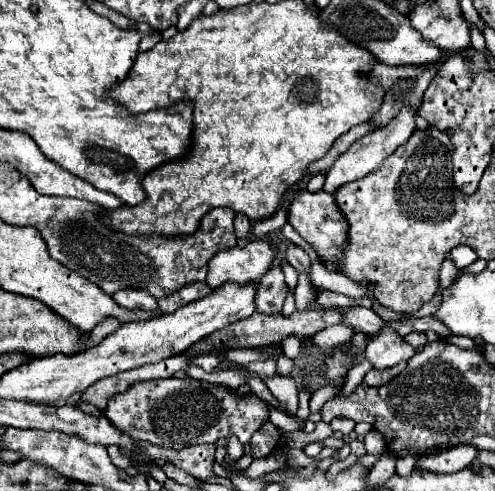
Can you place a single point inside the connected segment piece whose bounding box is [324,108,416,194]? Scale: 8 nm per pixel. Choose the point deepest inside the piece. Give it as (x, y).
(364, 156)

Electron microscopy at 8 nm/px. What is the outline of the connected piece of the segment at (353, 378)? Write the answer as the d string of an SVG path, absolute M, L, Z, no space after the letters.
M361 360L353 366L347 375L345 385L339 390L340 395L350 395L362 383L365 374L373 368L373 365L367 360Z

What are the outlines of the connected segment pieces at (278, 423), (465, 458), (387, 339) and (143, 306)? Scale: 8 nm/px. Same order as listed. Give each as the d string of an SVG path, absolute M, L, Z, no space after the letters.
M268 406L270 410L270 420L274 422L274 426L280 430L280 432L294 432L294 430L301 429L304 425L304 422L301 423L296 416L290 416L274 406Z
M456 446L436 454L422 455L416 463L416 470L430 470L439 474L451 474L463 470L476 456L474 446Z
M382 328L370 338L366 346L366 358L378 370L392 368L400 362L408 362L414 354L416 350L410 344L406 344L392 328Z
M120 290L112 298L116 304L120 304L128 310L148 310L148 312L158 310L156 298L144 290Z

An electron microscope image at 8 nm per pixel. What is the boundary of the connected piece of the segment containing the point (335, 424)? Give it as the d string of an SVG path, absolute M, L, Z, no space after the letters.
M334 418L332 422L330 422L330 426L332 426L332 430L334 432L340 432L340 434L350 434L352 430L354 430L354 420L348 420L348 418Z

